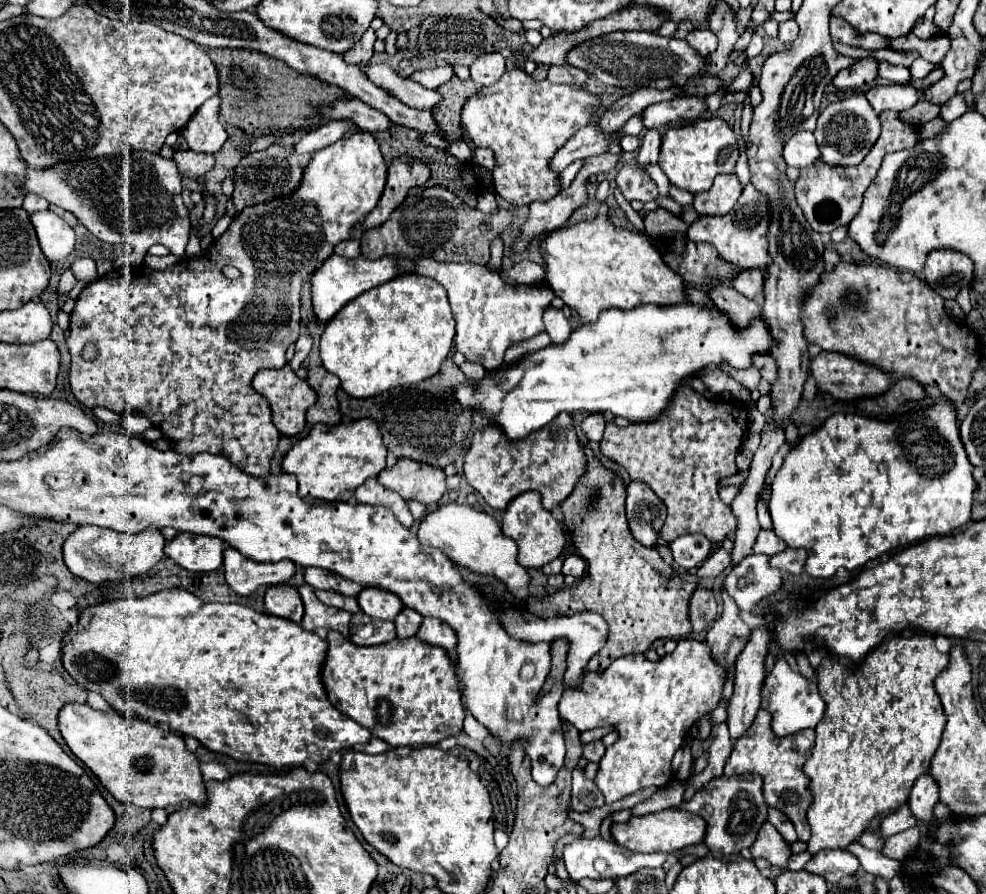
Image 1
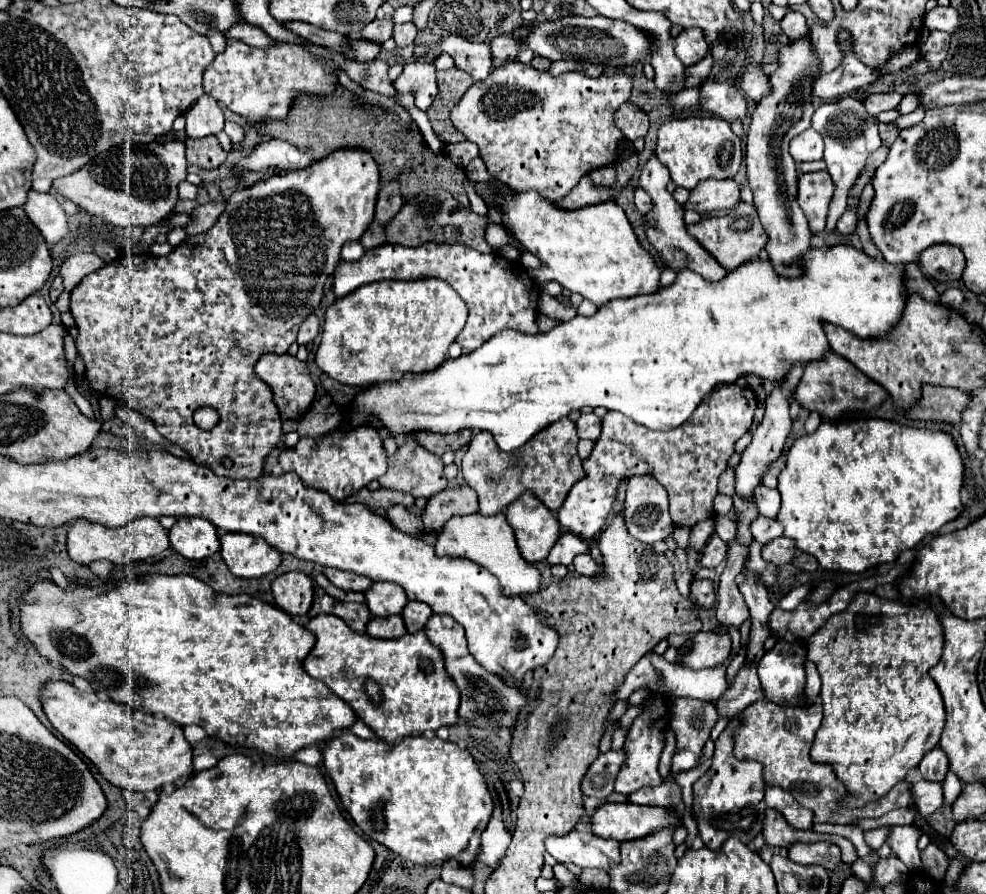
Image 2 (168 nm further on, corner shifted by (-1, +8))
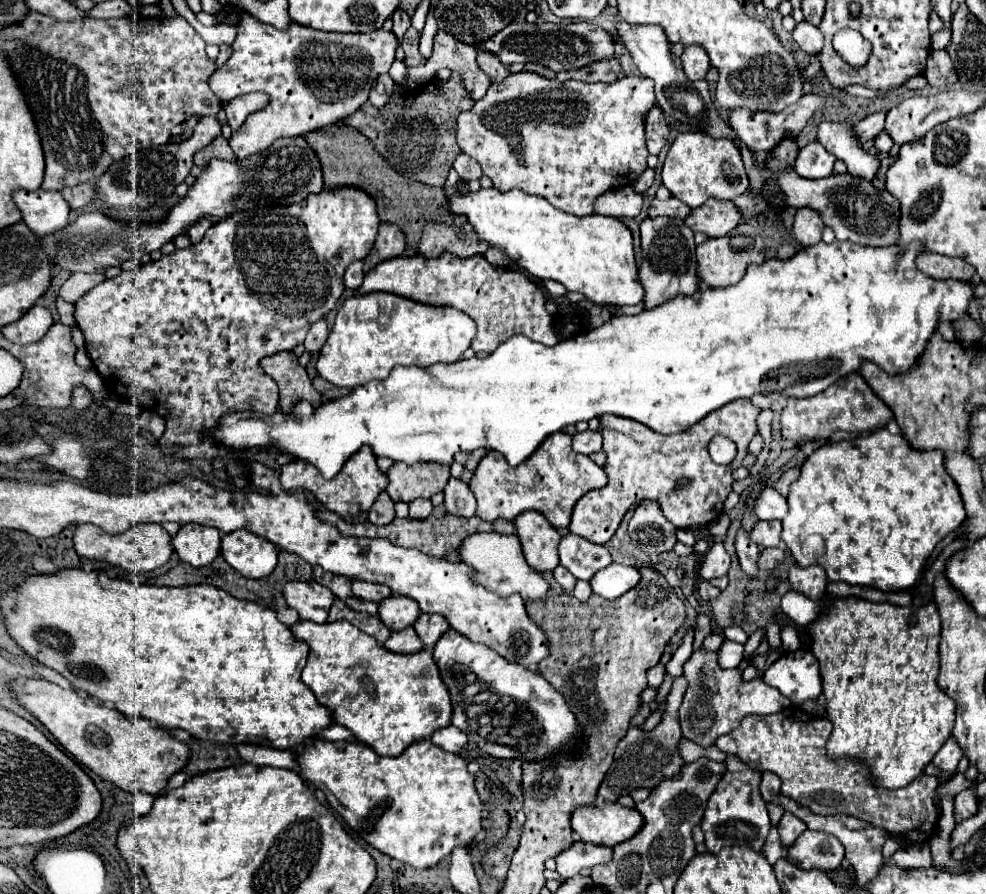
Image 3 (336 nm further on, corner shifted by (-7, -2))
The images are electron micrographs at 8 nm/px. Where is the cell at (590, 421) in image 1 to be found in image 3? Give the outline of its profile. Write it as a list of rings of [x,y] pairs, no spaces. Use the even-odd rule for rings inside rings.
[[[586,430],[586,432],[578,432],[574,434],[574,444],[572,448],[580,454],[592,454],[602,450],[602,436],[598,430]]]

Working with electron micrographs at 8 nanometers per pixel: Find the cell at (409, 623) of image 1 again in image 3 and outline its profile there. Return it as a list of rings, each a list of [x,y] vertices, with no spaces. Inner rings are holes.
[[[420,614],[414,622],[414,630],[426,648],[432,648],[448,628],[446,618],[440,614]]]

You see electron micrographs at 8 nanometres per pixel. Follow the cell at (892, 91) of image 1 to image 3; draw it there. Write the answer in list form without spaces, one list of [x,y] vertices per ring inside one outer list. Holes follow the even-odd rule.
[[[874,112],[874,114],[866,116],[864,120],[860,120],[856,124],[860,142],[866,142],[870,138],[876,138],[880,134],[880,130],[884,128],[884,120],[886,120],[886,112]]]

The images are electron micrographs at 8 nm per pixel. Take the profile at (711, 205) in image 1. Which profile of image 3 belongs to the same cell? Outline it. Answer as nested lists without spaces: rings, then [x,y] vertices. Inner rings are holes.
[[[708,198],[702,206],[694,208],[684,222],[694,232],[704,232],[708,238],[718,238],[736,228],[740,220],[742,214],[734,202]]]

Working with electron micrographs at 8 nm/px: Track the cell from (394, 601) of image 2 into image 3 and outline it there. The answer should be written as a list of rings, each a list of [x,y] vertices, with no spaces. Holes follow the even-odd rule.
[[[392,594],[392,596],[384,598],[378,606],[380,606],[378,618],[390,630],[404,630],[404,628],[412,626],[416,622],[416,618],[420,616],[418,604],[406,596],[400,596],[400,594]]]

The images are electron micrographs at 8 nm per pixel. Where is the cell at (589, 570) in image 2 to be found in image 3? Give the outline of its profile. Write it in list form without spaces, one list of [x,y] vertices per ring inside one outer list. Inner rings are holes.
[[[610,564],[596,572],[590,580],[592,592],[606,598],[606,600],[616,600],[630,588],[634,588],[640,580],[640,574],[632,566],[624,564]]]

